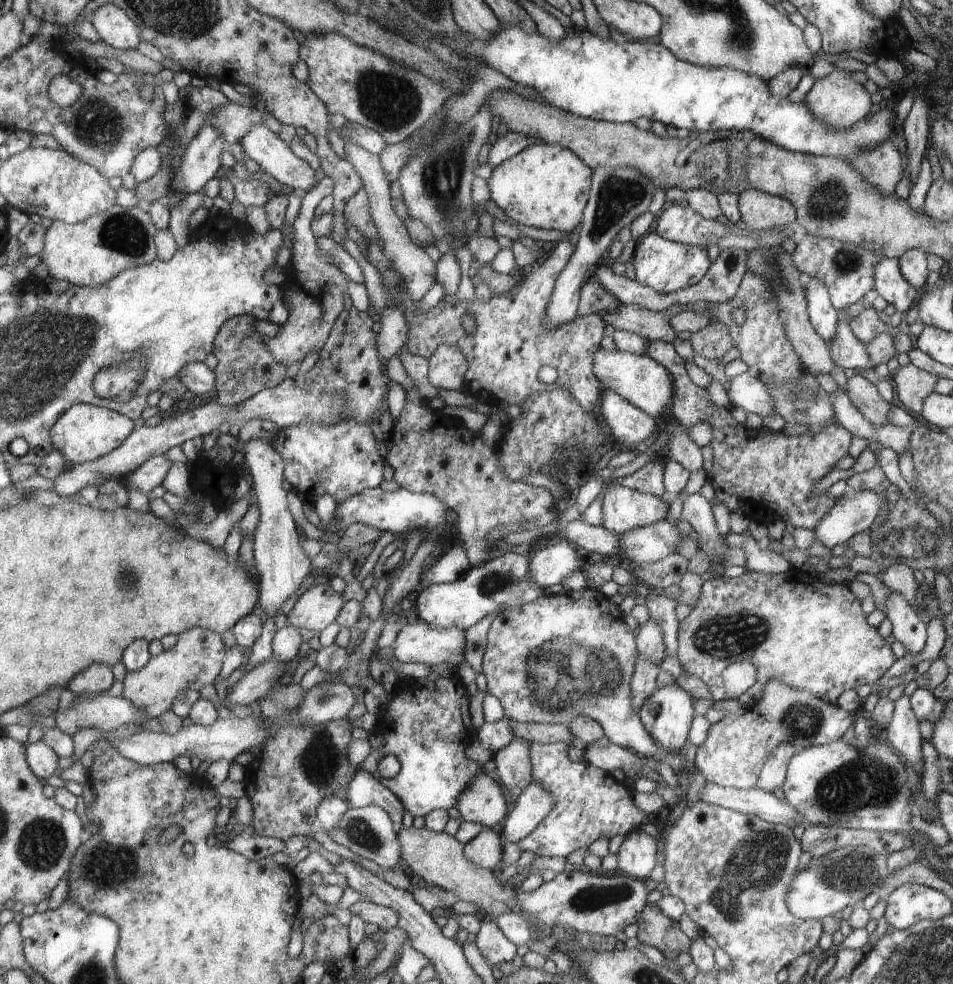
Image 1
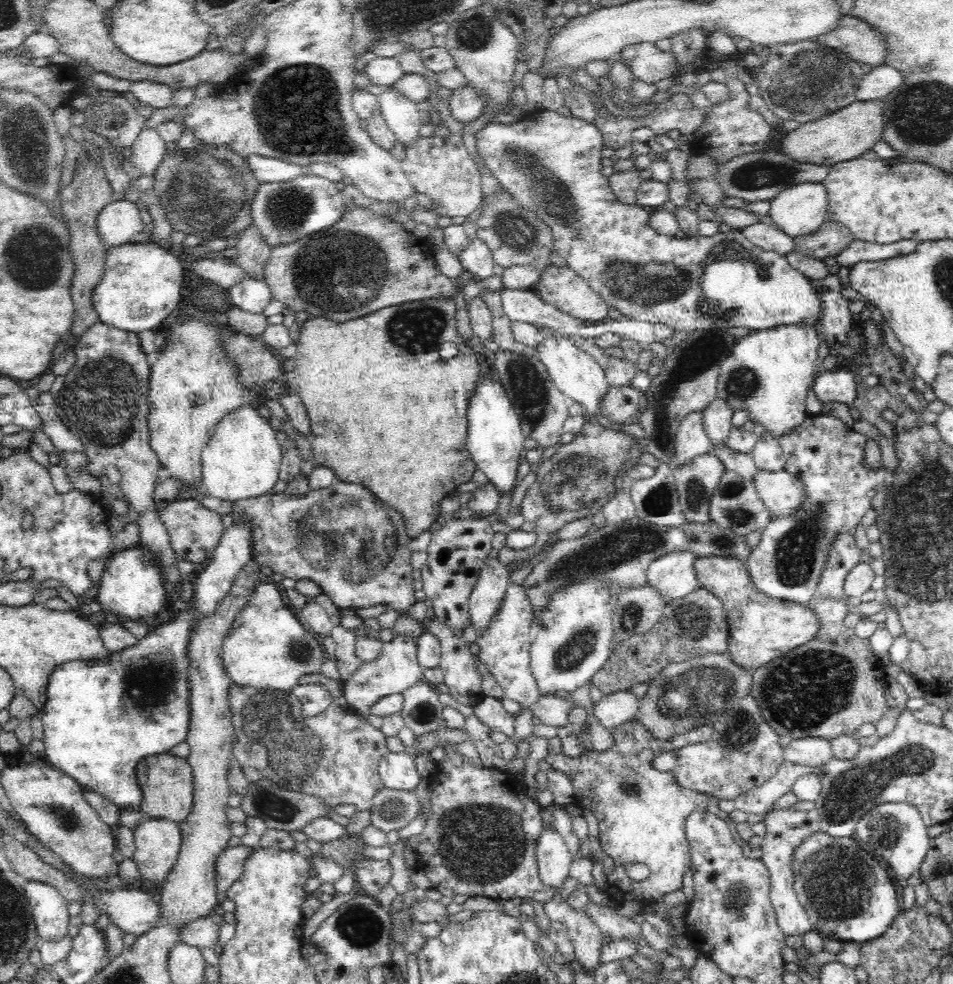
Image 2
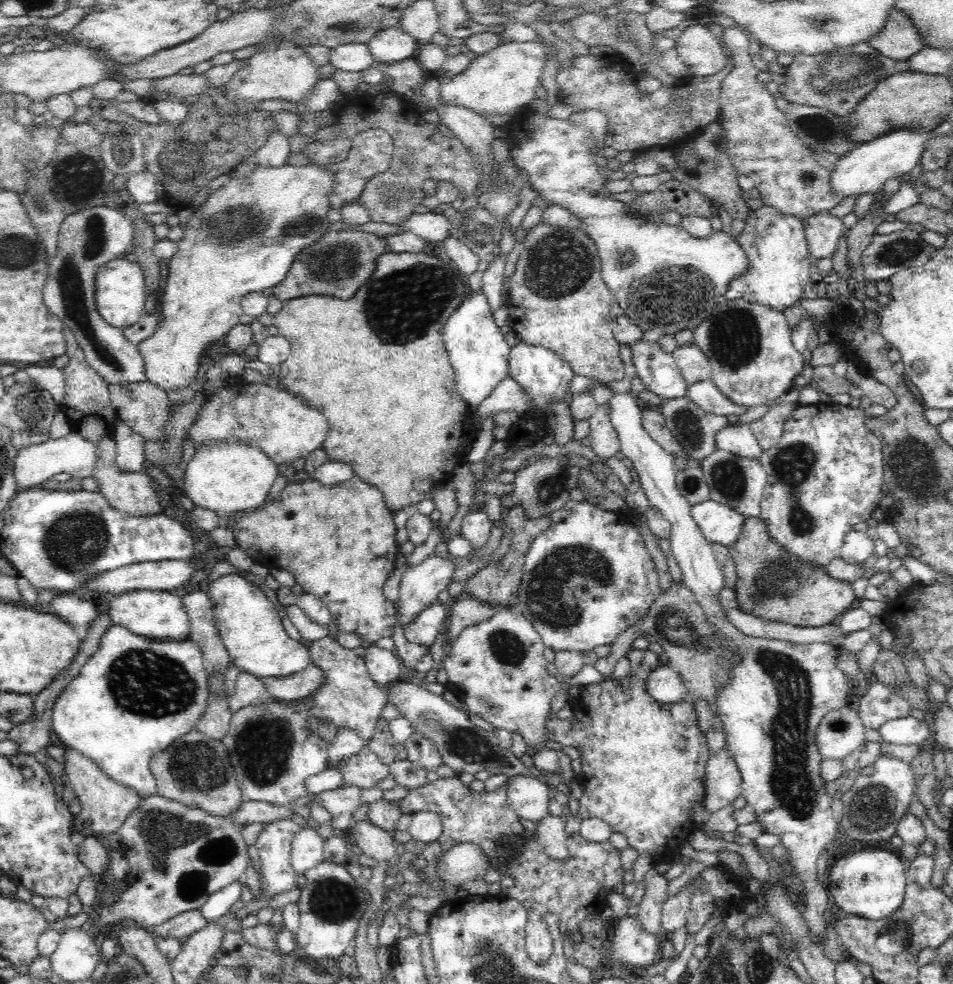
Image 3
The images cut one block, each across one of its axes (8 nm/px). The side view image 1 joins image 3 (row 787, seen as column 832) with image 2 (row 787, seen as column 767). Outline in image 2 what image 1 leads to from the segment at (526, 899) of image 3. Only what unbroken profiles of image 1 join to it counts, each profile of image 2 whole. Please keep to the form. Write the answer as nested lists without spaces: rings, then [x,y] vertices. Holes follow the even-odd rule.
[[[448,744],[444,749],[446,750],[446,756],[438,763],[437,768],[440,770],[434,778],[436,780],[432,780],[430,782],[430,802],[429,806],[429,815],[427,817],[428,824],[424,826],[424,830],[419,836],[412,836],[408,838],[405,843],[406,849],[413,849],[418,854],[418,862],[416,864],[416,870],[424,872],[424,874],[428,877],[428,880],[431,882],[431,888],[438,890],[443,895],[446,896],[456,896],[457,894],[466,894],[466,896],[486,896],[486,898],[493,898],[496,901],[500,901],[501,899],[512,899],[517,897],[518,899],[523,898],[533,898],[538,902],[544,904],[549,900],[558,899],[558,890],[553,890],[553,888],[548,888],[543,885],[543,882],[539,877],[539,868],[537,865],[537,856],[536,856],[536,848],[538,847],[538,840],[541,839],[541,835],[543,832],[543,819],[540,817],[540,812],[542,812],[543,807],[541,807],[538,803],[534,802],[532,797],[527,795],[525,790],[525,785],[522,783],[515,774],[512,774],[512,782],[510,782],[510,776],[508,778],[504,778],[504,771],[491,770],[486,766],[476,767],[470,764],[469,760],[462,756],[461,754],[457,754],[455,752],[455,748],[453,747],[456,744]]]

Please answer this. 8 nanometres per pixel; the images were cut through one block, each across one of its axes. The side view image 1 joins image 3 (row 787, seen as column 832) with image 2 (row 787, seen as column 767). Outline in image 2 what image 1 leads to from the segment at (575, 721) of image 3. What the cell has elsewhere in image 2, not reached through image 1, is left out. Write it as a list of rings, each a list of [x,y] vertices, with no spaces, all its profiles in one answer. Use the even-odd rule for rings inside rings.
[[[630,720],[620,724],[612,733],[614,745],[606,752],[587,751],[579,758],[550,752],[545,760],[551,768],[570,778],[578,810],[588,808],[598,819],[599,842],[604,852],[614,860],[614,869],[607,876],[604,892],[616,903],[637,900],[648,905],[680,890],[682,876],[691,868],[692,853],[685,836],[688,815],[700,811],[728,818],[728,813],[718,807],[719,799],[686,789],[672,774],[653,768],[653,761],[662,752],[706,743],[712,737],[713,728],[712,725],[703,725],[686,735],[663,742],[651,738],[642,725]],[[630,864],[645,864],[650,869],[649,877],[642,882],[630,879],[626,873],[626,866]]]

